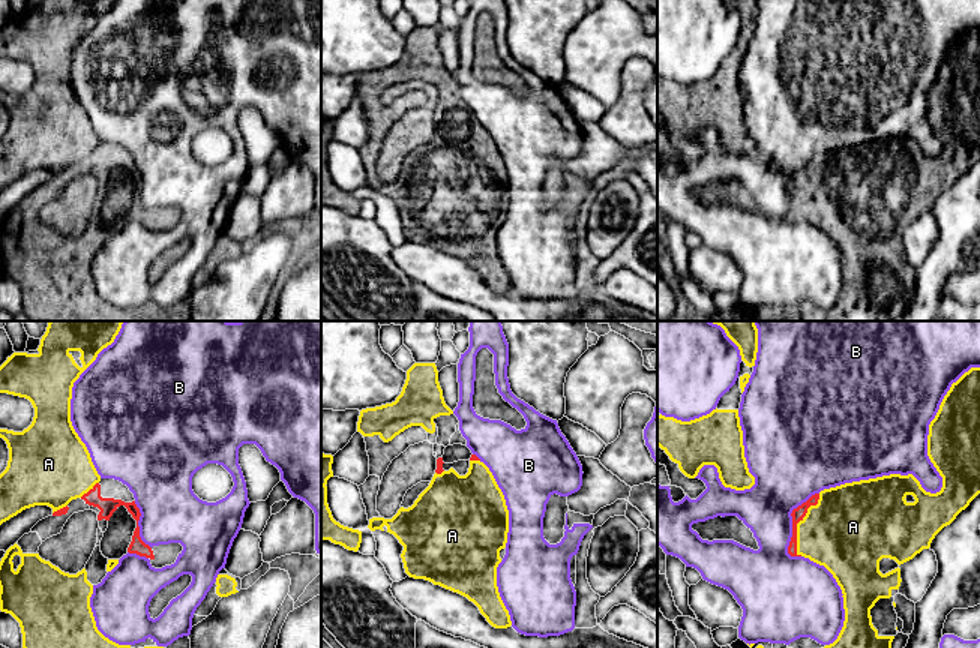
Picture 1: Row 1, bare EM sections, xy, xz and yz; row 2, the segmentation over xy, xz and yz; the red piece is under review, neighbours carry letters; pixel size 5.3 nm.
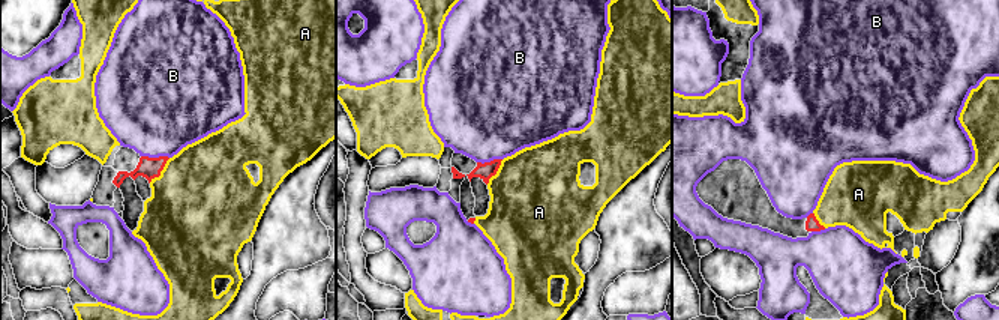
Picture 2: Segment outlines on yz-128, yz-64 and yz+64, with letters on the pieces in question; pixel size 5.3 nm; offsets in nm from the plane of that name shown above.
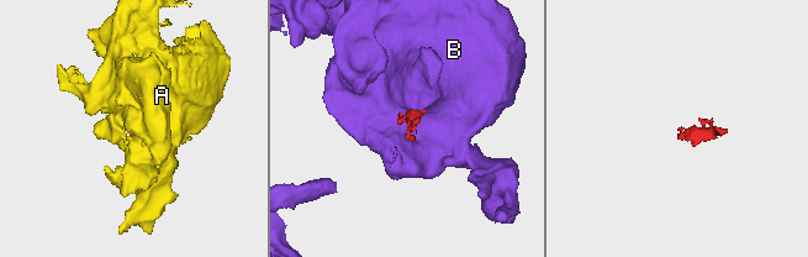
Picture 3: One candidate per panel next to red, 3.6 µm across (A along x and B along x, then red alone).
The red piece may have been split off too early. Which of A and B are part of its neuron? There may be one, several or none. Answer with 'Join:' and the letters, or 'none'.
Join: A

